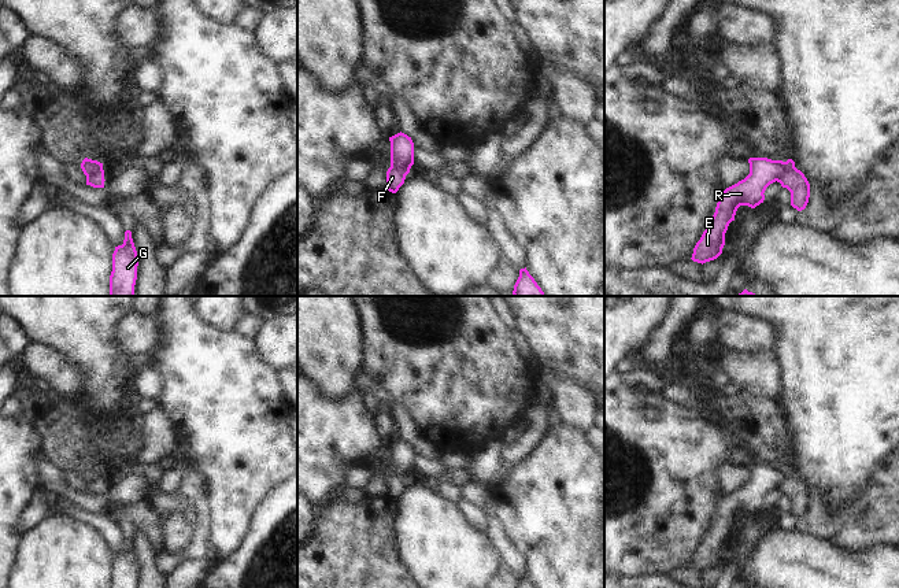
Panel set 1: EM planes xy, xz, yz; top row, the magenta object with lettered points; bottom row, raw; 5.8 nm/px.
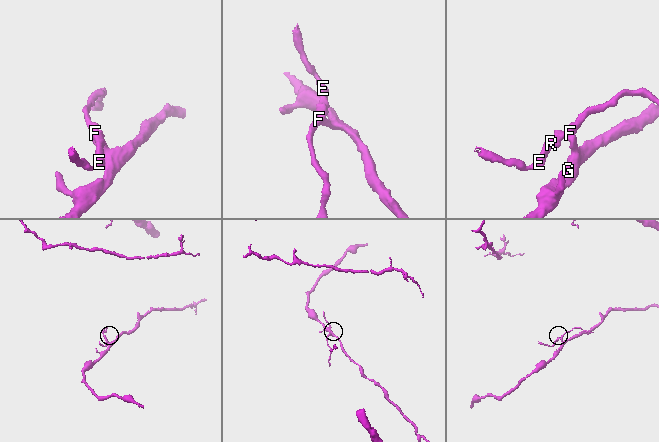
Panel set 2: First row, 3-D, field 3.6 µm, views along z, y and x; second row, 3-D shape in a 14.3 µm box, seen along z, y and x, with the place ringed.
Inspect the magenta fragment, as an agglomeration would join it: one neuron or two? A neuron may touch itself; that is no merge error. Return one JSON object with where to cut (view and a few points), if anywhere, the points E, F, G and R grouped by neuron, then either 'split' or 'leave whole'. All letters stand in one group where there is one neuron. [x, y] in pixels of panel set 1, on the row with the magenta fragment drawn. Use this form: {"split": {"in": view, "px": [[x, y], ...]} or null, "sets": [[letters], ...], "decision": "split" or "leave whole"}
{"split": {"in": "yz", "px": [[794, 165], [788, 165], [776, 180]]}, "sets": [["E", "F", "R"], ["G"]], "decision": "split"}

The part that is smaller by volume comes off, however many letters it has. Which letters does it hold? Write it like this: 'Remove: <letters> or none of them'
Remove: E, F, R.

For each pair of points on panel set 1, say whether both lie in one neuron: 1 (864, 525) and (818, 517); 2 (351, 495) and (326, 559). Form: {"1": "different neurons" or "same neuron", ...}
{"1": "same neuron", "2": "different neurons"}

